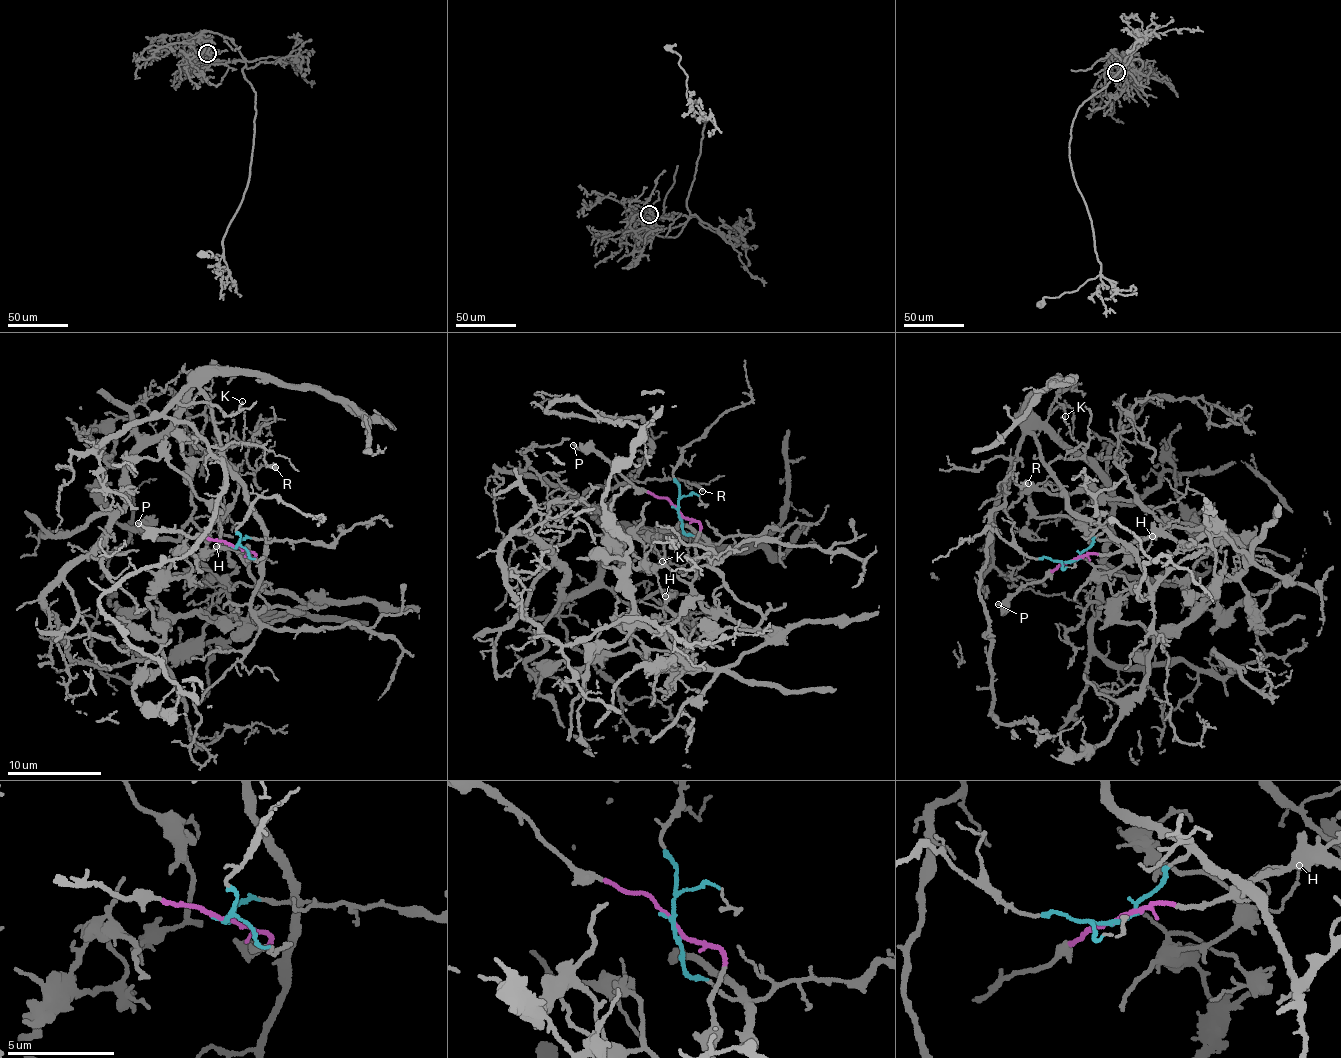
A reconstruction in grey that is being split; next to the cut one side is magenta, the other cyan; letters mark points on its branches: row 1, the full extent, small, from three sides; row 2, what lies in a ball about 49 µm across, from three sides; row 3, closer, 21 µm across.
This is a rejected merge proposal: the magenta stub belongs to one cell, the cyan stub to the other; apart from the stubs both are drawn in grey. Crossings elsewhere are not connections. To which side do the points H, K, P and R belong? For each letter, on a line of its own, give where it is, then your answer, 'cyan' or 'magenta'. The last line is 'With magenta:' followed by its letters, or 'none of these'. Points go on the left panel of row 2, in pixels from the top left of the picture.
H: (216, 546) | magenta
K: (242, 401) | cyan
P: (138, 523) | magenta
R: (275, 467) | cyan
With magenta: H, P

